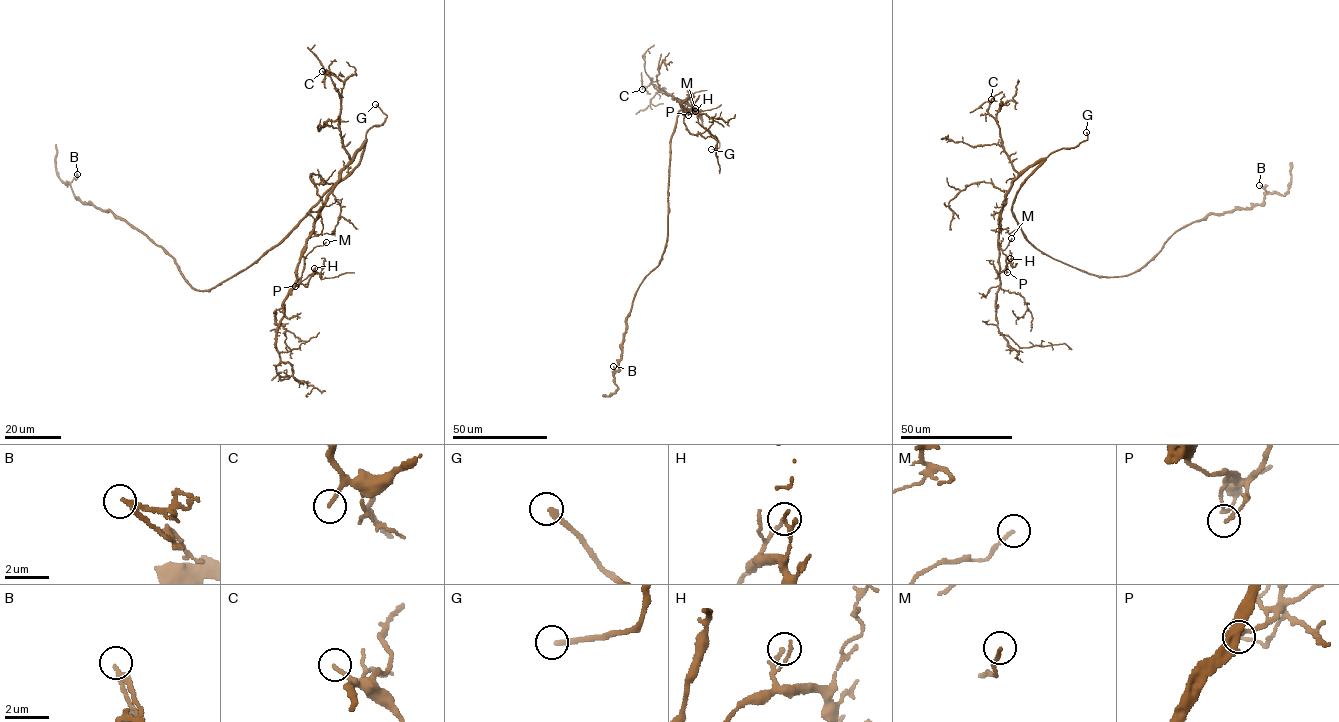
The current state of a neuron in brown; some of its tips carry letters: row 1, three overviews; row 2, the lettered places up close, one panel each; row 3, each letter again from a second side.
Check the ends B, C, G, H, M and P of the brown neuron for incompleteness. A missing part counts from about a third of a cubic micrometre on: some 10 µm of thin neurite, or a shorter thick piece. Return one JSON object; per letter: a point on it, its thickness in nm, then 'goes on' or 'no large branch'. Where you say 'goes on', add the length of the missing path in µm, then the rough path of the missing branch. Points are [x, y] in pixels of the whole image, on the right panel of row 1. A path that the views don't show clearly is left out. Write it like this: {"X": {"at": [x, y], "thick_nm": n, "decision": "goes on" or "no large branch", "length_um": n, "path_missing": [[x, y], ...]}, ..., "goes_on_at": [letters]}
{"B": {"at": [1259, 185], "thick_nm": 200, "decision": "goes on", "length_um": 5}, "C": {"at": [991, 99], "thick_nm": 170, "decision": "no large branch"}, "G": {"at": [1086, 132], "thick_nm": 280, "decision": "goes on", "length_um": 100}, "H": {"at": [1010, 258], "thick_nm": 180, "decision": "no large branch"}, "M": {"at": [1011, 238], "thick_nm": 130, "decision": "no large branch"}, "P": {"at": [1007, 272], "thick_nm": 120, "decision": "no large branch"}, "goes_on_at": ["B", "G"]}

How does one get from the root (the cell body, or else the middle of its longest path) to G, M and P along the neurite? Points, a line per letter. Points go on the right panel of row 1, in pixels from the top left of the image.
G: (1022, 230), (1012, 208), (1023, 181), (1052, 153), (1074, 148), (1086, 140), (1086, 132)
M: (1022, 230), (1012, 206), (1023, 181), (1039, 162), (1019, 174), (1006, 195), (999, 220), (1001, 248), (1011, 238)
P: (1022, 230), (1012, 206), (1023, 181), (1039, 162), (1012, 183), (999, 220), (998, 242), (1007, 272)

